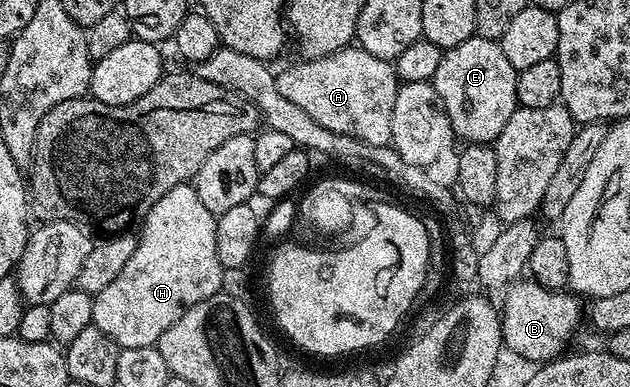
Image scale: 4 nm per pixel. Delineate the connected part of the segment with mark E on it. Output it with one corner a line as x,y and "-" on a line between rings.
476,35
444,50
432,86
442,111
458,138
470,145
487,145
497,140
512,113
518,108
518,70
507,63
500,44

